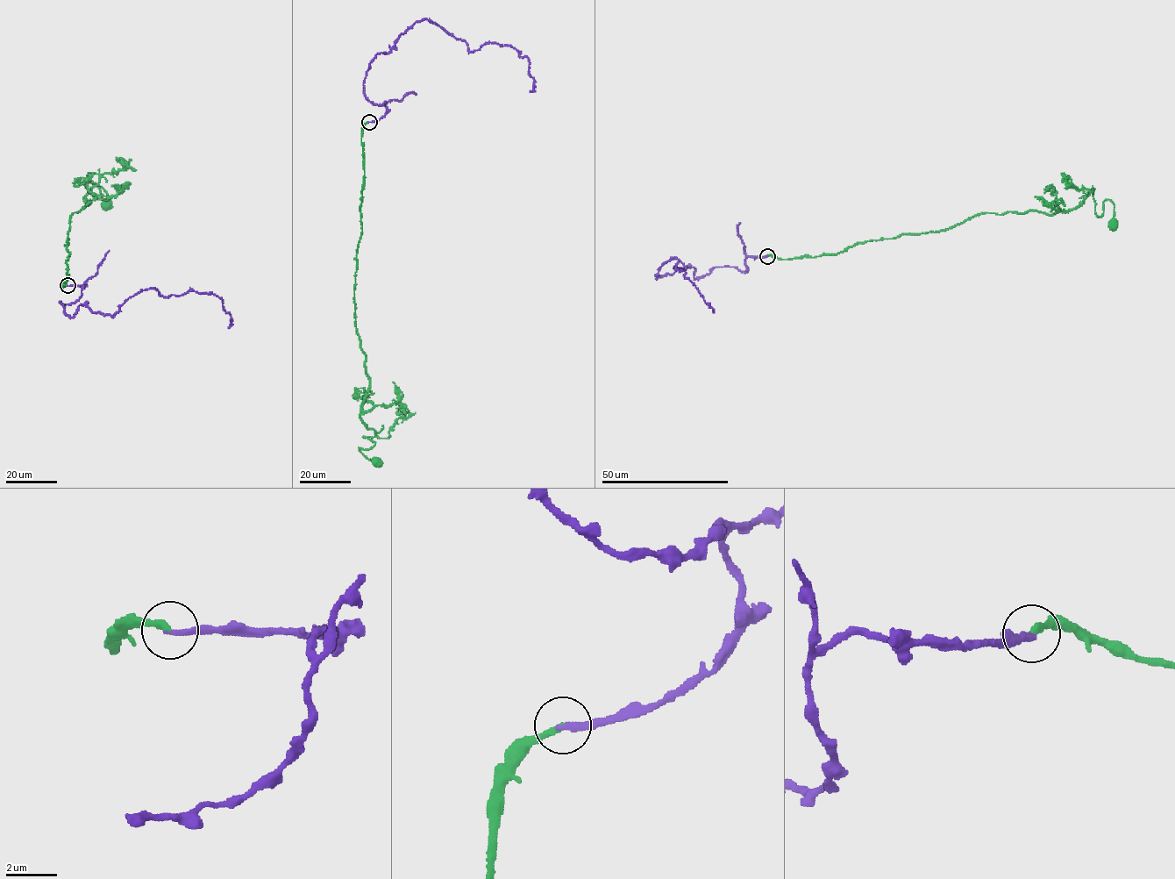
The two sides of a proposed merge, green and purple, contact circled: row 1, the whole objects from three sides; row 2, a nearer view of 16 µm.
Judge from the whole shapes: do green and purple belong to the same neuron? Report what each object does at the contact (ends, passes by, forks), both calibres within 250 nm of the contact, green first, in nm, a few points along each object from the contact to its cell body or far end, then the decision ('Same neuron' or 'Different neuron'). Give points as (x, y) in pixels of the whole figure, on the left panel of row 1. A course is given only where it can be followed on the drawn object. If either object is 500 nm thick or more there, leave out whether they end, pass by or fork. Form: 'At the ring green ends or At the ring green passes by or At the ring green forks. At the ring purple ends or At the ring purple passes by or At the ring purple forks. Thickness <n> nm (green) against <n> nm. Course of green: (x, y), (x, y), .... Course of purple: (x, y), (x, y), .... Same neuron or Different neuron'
At the ring green ends. At the ring purple ends. Thickness 240 nm (green) against 240 nm. Course of green: (67, 285), (71, 215), (90, 203), (99, 175), (90, 172), (102, 197), (86, 187), (100, 186), (106, 204). Course of purple: (67, 285), (83, 285), (59, 302), (71, 317), (189, 290), (222, 299), (228, 327). Different neuron

